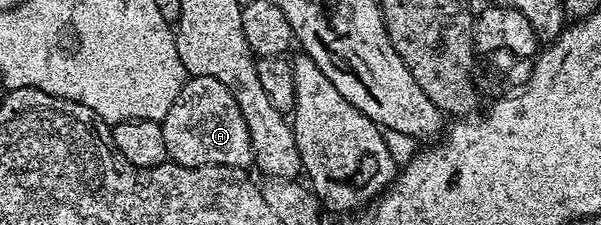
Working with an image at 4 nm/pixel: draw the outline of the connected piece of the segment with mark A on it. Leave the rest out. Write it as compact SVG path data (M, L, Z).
M193 76L185 79L182 90L170 106L170 114L160 121L162 138L166 138L168 160L187 168L202 166L253 167L250 130L246 130L246 118L234 102L234 94L218 78Z

